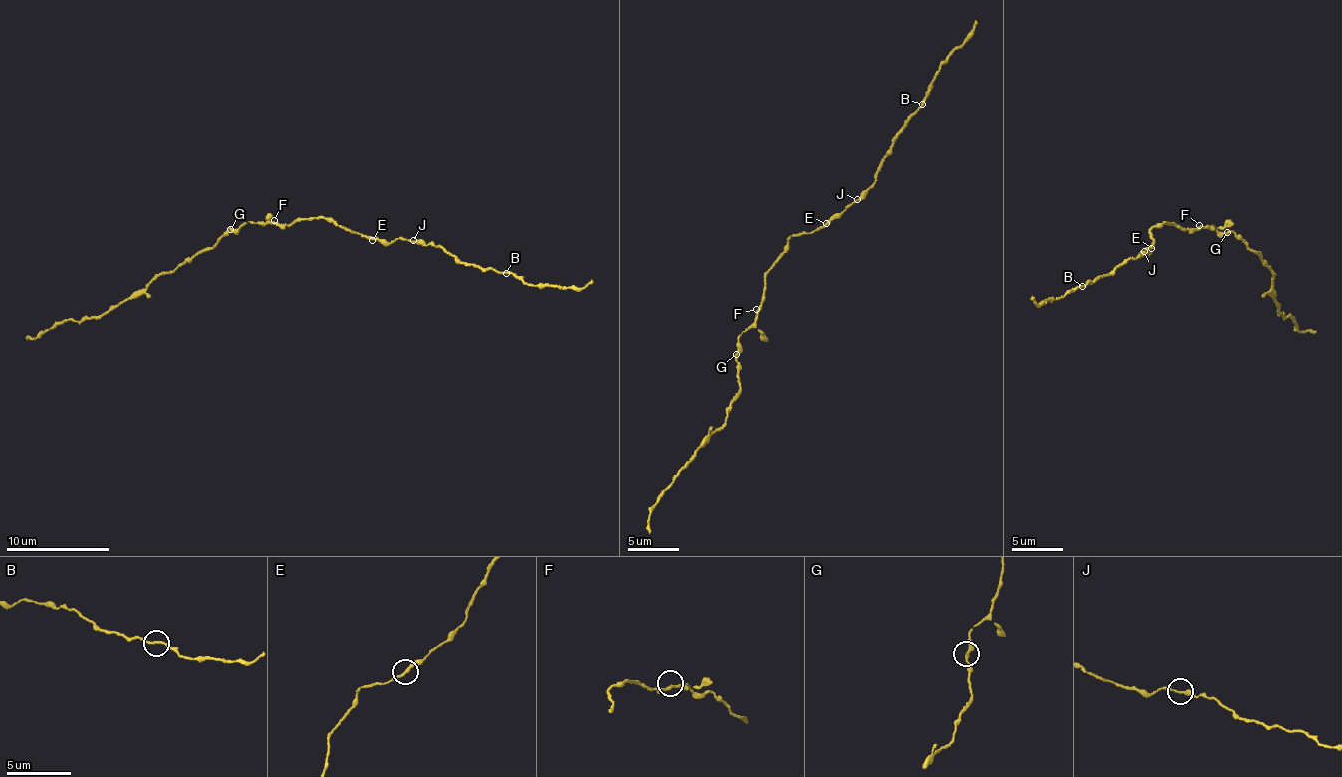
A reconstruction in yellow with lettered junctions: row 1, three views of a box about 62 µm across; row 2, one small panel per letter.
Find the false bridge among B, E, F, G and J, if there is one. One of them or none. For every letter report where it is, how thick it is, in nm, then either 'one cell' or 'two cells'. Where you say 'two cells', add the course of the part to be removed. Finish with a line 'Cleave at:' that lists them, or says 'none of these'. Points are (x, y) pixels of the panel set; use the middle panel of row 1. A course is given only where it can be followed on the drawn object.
B: place (922, 104); calibre 160 nm; one cell
E: place (826, 223); calibre 220 nm; one cell
F: place (756, 309); calibre 200 nm; one cell
G: place (736, 354); calibre 260 nm; one cell
J: place (857, 199); calibre 240 nm; one cell
Cleave at: none of these

